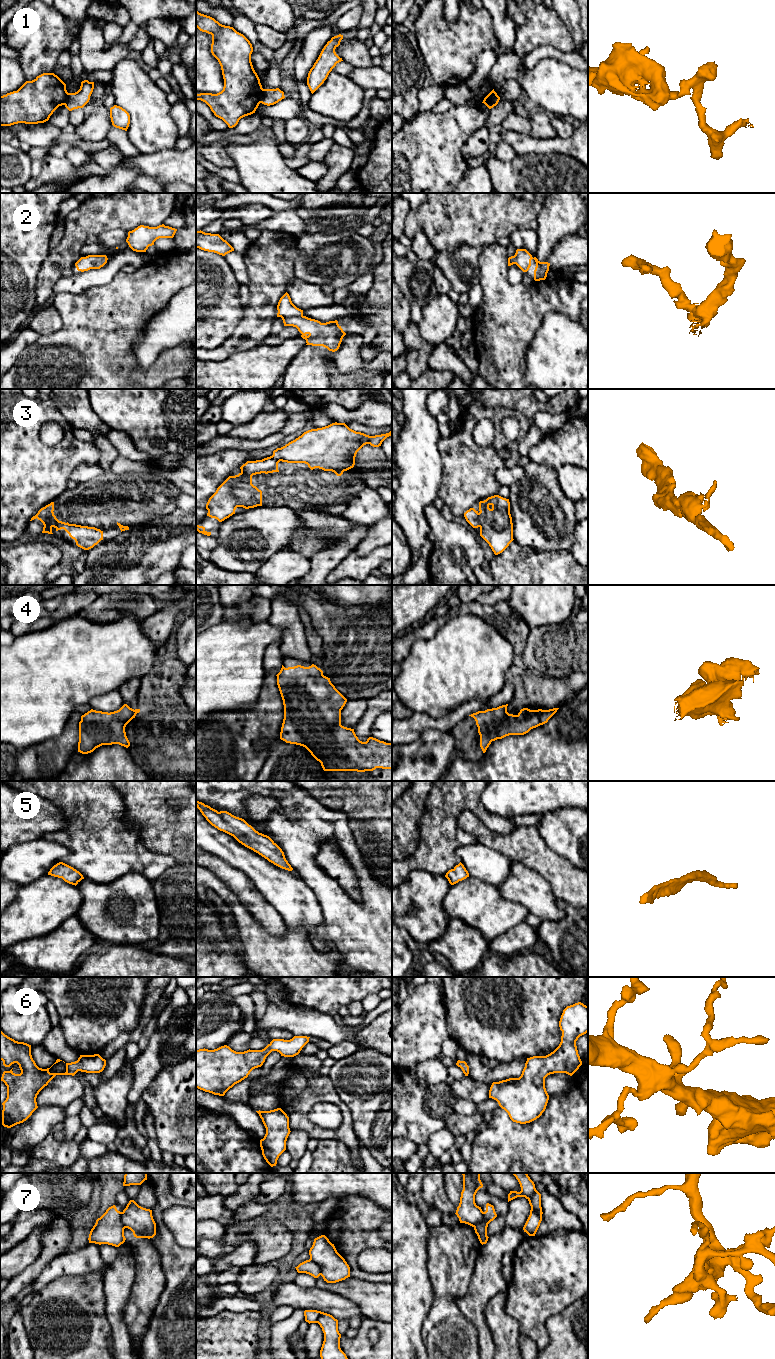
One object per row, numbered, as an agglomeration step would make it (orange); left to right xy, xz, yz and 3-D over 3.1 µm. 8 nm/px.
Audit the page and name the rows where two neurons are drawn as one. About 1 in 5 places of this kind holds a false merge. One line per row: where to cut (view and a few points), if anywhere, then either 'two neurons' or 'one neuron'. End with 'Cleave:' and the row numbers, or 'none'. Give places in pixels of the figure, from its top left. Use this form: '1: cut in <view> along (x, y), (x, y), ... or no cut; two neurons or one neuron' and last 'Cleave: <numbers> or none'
1: cut in xz along (263, 89), (260, 102); two neurons
2: no cut; one neuron
3: no cut; one neuron
4: no cut; one neuron
5: no cut; one neuron
6: no cut; one neuron
7: no cut; one neuron
Cleave: 1

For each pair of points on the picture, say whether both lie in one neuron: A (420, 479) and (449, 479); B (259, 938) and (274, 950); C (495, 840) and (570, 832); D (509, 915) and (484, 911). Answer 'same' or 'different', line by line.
A: different
B: same
C: different
D: same

